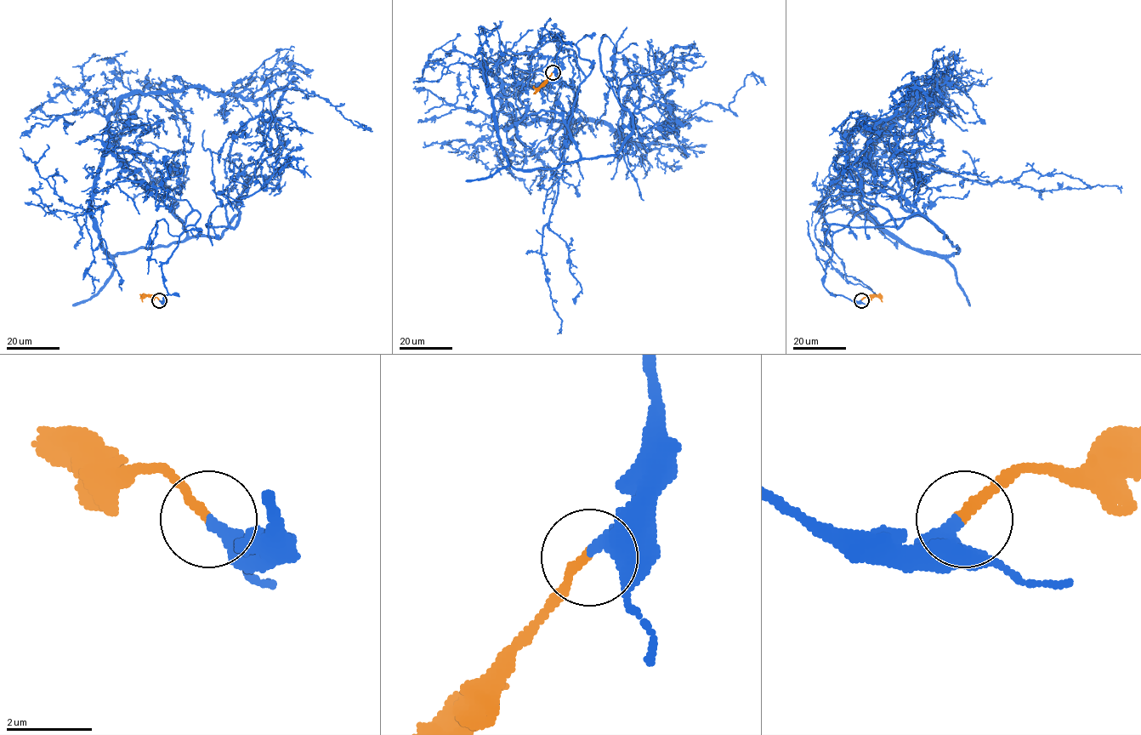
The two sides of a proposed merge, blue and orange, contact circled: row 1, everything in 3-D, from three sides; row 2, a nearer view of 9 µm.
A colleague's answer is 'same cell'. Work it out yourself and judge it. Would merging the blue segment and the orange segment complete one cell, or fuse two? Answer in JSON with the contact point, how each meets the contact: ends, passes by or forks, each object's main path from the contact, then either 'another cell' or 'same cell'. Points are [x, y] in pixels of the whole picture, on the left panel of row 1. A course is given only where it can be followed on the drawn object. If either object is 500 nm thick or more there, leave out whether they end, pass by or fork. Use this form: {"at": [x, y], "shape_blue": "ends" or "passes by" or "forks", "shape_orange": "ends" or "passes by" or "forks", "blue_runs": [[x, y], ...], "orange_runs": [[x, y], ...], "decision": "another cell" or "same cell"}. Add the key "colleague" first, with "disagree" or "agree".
{"colleague": "agree", "at": [159, 300], "shape_blue": "ends", "shape_orange": "ends", "blue_runs": [[159, 300], [200, 213], [174, 216], [219, 237], [248, 187], [234, 166], [260, 158], [287, 84], [371, 131]], "orange_runs": [[159, 300], [144, 296], [142, 301]], "decision": "same cell"}

